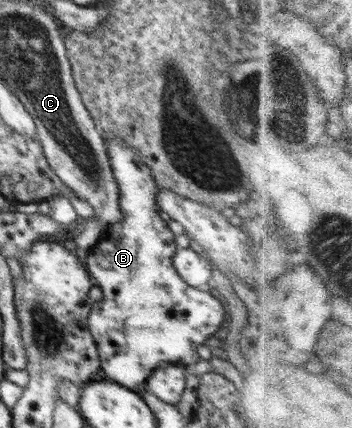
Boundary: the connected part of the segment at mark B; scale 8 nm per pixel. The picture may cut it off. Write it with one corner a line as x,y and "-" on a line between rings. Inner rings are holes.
111,136
107,148
112,172
117,180
119,209
122,213
122,220
113,225
112,230
107,230
103,233
101,244
98,247
91,248
88,252
82,253
83,263
92,279
93,285
99,287
103,292
103,300
92,304
92,310
88,317
88,328
91,330
93,341
95,341
95,347
97,347
101,365
101,375
108,381
115,382
126,389
139,393
138,391
143,389
143,385
147,384
147,379
154,373
157,367
168,363
177,363
179,360
182,360
183,364
188,367
197,364
200,359
197,354
197,347
199,347
199,345
204,345
207,339
213,336
213,333
219,331
219,327
221,327
223,321
225,321
226,311
223,308
222,299
217,297
215,293
209,291
208,288
200,289
191,287
181,279
181,276
174,268
172,257
178,250
176,246
176,237
169,229
168,223
159,216
161,209
156,202
156,195
160,190
158,186
161,182
156,179
155,173
153,173
150,167
140,158
138,149
131,147
131,145
127,145
127,142
123,141
119,136

